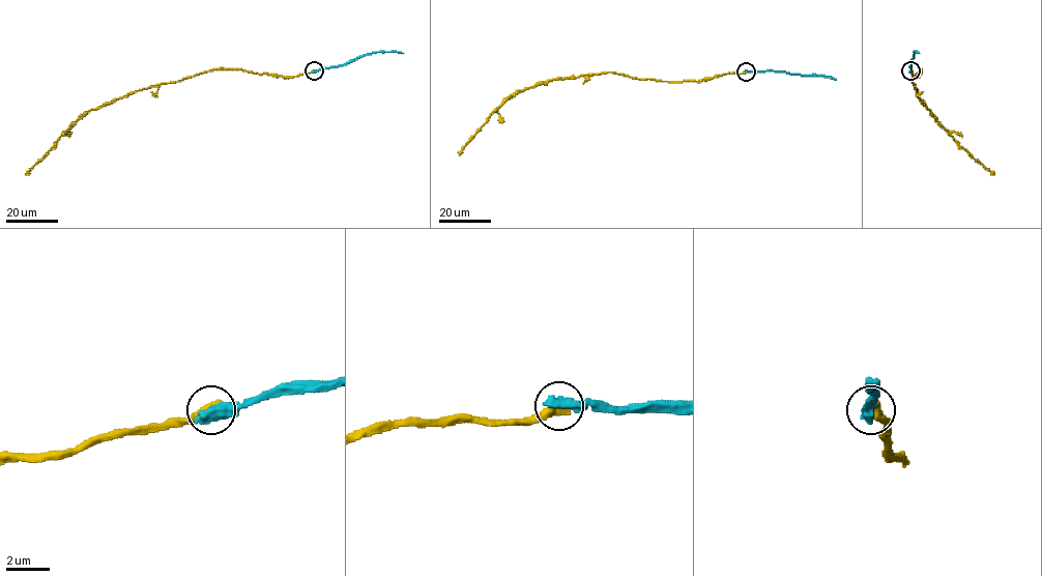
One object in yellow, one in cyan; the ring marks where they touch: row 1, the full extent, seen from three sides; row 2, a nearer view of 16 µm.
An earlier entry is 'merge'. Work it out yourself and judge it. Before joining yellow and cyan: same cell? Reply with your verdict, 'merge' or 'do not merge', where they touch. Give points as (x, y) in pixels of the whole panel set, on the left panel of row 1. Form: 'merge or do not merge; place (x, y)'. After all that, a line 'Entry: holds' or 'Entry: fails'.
do not merge; place (314, 70)
Entry: fails

